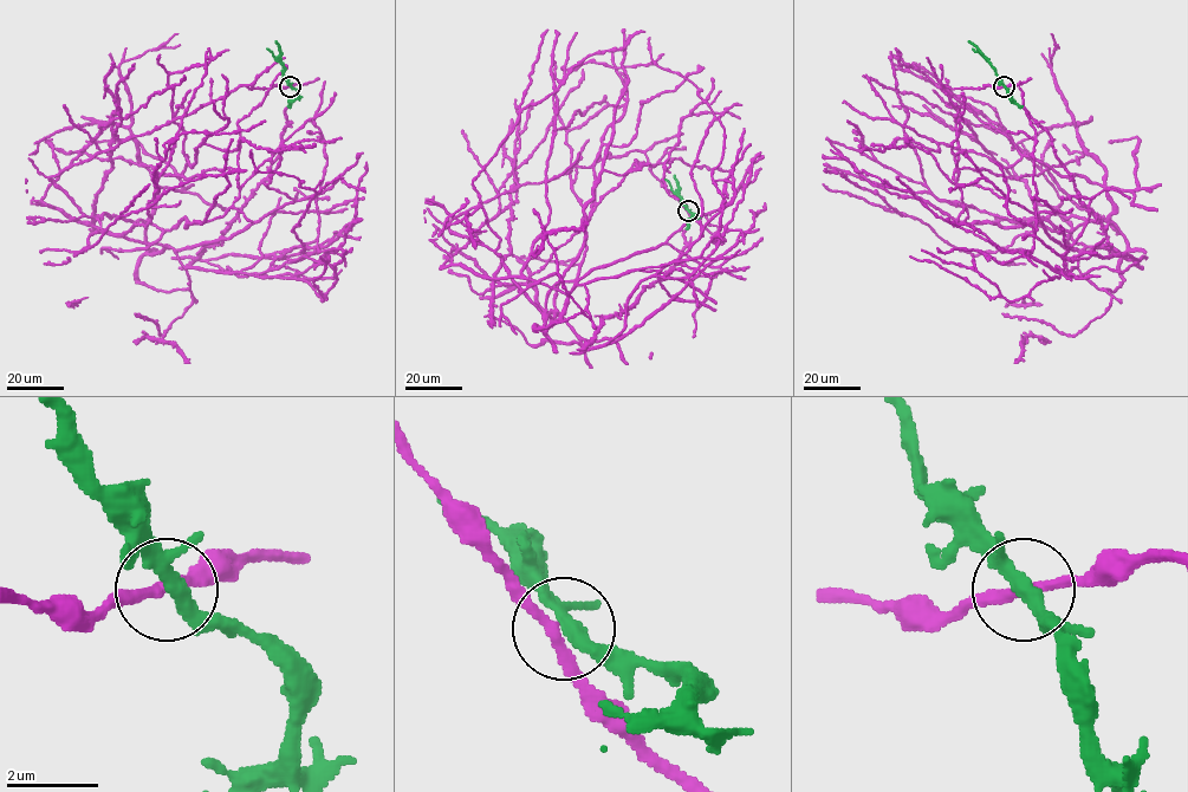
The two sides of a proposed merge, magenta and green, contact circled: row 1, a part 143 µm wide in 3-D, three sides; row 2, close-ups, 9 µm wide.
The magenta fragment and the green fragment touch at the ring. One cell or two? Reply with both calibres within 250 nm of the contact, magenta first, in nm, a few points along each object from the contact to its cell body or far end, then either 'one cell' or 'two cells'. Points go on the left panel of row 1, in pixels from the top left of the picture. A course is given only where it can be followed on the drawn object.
calibres 220 and 280 nm; course magenta (290, 86), (50, 177), (184, 266), (289, 257), (208, 261), (242, 277), (303, 254), (316, 192), (251, 149); course green (290, 86), (276, 40); one cell

